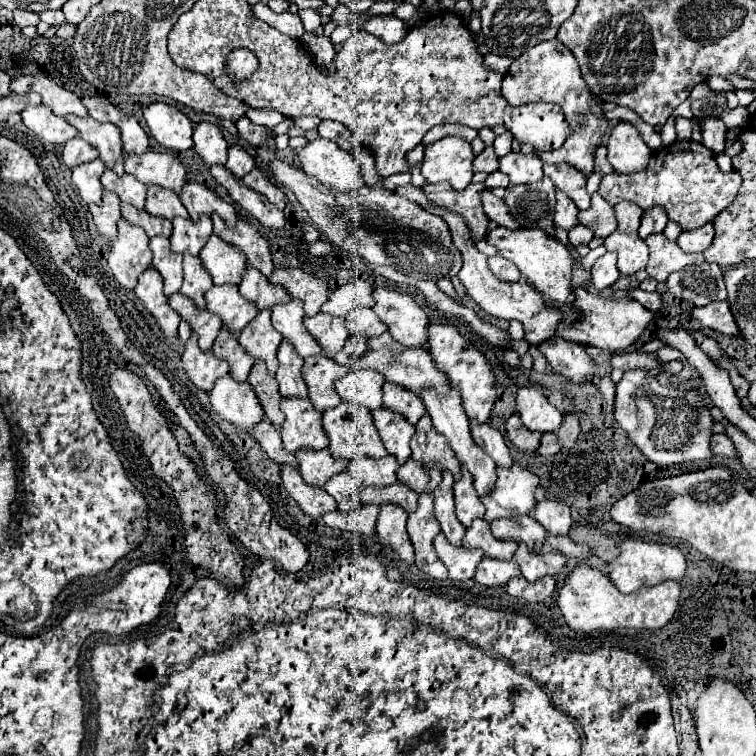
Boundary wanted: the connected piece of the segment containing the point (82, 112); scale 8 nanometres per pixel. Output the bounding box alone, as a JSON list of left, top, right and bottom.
[10,74,88,116]

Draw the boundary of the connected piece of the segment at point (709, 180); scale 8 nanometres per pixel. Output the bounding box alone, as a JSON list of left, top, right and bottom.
[598,140,742,230]

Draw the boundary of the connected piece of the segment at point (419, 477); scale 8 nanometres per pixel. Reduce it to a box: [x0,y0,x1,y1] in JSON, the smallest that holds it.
[396,458,442,492]

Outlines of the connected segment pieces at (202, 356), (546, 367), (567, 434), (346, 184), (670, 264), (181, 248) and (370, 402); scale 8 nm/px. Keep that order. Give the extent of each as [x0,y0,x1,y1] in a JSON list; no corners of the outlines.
[[182,332,230,392],[530,346,550,372],[558,414,580,450],[296,138,364,192],[646,234,702,282],[170,214,212,254],[334,368,386,410]]

